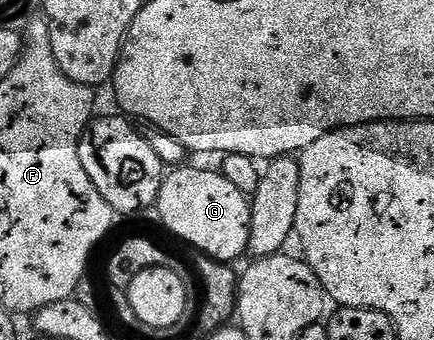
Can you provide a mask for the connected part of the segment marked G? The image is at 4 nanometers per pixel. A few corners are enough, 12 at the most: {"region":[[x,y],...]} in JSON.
{"region":[[220,169],[161,179],[155,210],[218,262],[249,249],[250,199]]}

